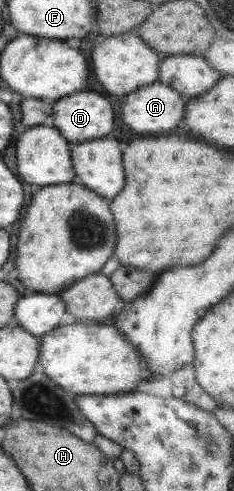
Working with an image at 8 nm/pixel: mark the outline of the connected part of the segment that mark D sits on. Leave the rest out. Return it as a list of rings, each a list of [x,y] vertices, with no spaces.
[[[76,92],[52,102],[48,123],[70,144],[101,138],[113,130],[113,108],[95,92]]]

